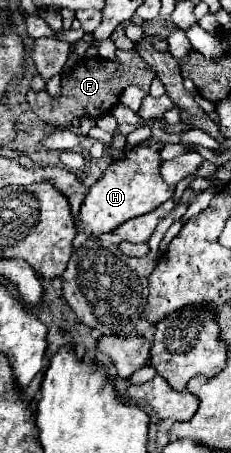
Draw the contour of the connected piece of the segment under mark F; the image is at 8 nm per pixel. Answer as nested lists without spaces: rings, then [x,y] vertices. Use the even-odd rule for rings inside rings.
[[[119,51],[115,53],[115,59],[99,59],[99,57],[89,57],[89,59],[81,59],[71,73],[63,73],[61,75],[61,93],[59,97],[51,97],[45,89],[43,91],[33,91],[29,89],[27,93],[27,101],[33,109],[33,113],[53,125],[53,127],[61,127],[67,129],[71,127],[71,121],[75,117],[101,117],[101,115],[109,115],[109,111],[119,103],[119,97],[123,93],[125,87],[129,85],[137,85],[145,91],[149,91],[151,81],[155,79],[153,69],[141,59],[141,55],[137,51]]]

